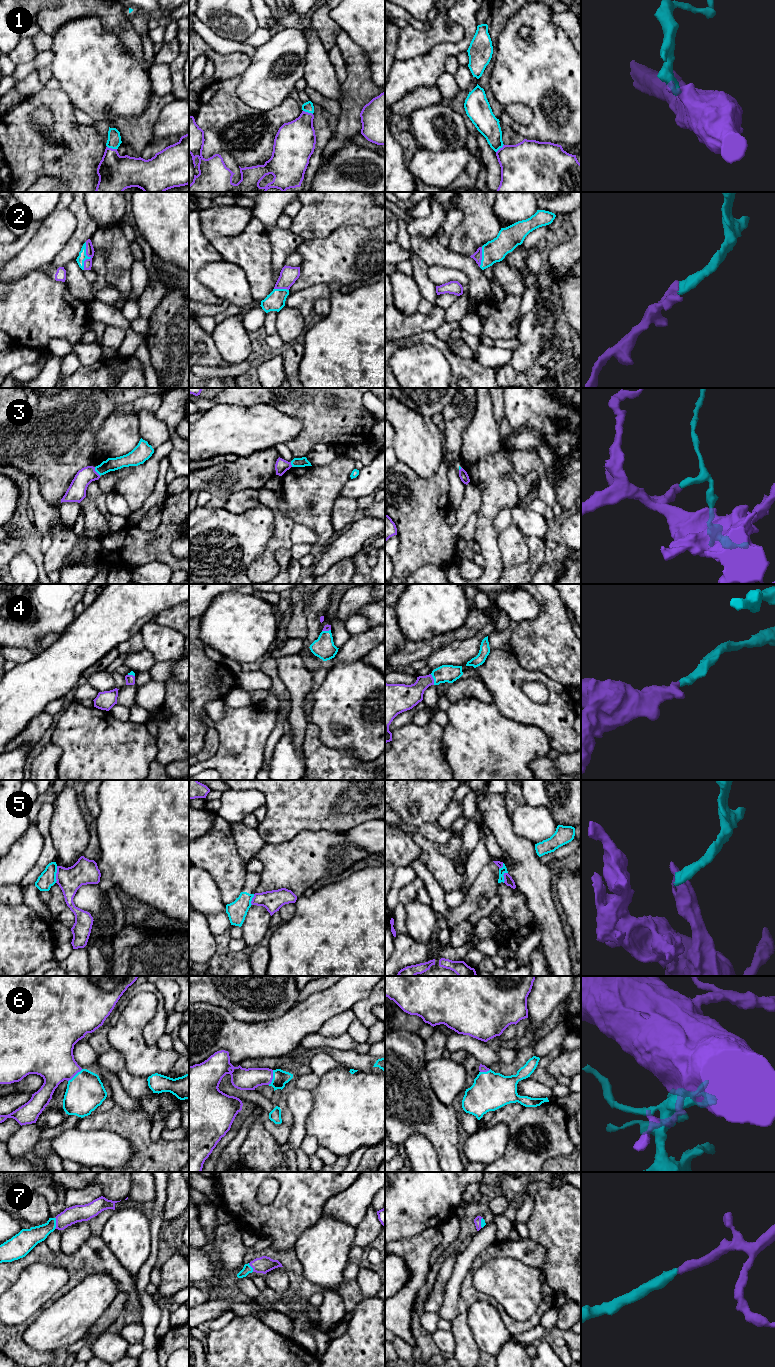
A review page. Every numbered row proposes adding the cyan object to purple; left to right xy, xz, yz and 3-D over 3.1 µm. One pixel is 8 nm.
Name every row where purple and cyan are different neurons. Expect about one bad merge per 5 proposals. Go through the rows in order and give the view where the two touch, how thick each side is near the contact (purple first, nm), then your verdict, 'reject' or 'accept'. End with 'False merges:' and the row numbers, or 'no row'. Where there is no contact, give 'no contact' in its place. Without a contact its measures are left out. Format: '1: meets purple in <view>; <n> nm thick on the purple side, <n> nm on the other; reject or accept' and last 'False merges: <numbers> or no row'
1: meets purple in xy; 300 nm thick on the purple side, 110 nm on the other; accept
2: meets purple in xy; 70 nm thick on the purple side, 70 nm on the other; accept
3: meets purple in xy; 150 nm thick on the purple side, 110 nm on the other; reject
4: meets purple in yz; 190 nm thick on the purple side, 140 nm on the other; accept
5: meets purple in xy; 200 nm thick on the purple side, 130 nm on the other; reject
6: meets purple in xz; 180 nm thick on the purple side, 120 nm on the other; accept
7: meets purple in xy; 140 nm thick on the purple side, 160 nm on the other; accept
False merges: 3, 5

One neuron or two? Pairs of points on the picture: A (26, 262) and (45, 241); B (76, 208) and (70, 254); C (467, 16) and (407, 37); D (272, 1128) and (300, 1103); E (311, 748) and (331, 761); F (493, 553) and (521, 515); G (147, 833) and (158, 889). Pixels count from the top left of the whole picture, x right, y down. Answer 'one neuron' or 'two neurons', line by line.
A: one neuron
B: one neuron
C: two neurons
D: two neurons
E: one neuron
F: two neurons
G: one neuron

